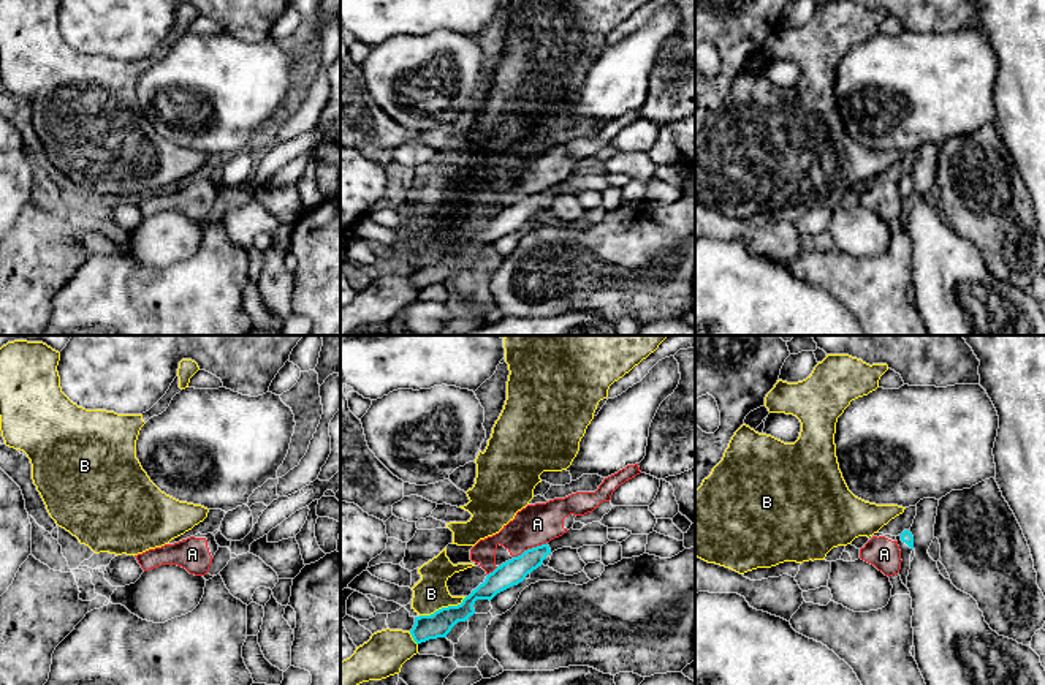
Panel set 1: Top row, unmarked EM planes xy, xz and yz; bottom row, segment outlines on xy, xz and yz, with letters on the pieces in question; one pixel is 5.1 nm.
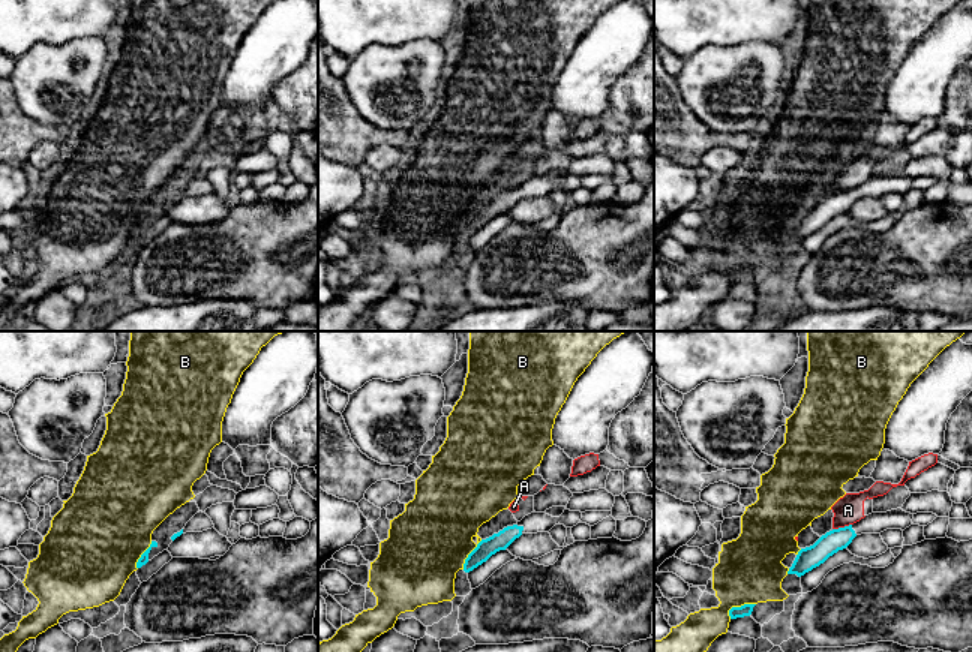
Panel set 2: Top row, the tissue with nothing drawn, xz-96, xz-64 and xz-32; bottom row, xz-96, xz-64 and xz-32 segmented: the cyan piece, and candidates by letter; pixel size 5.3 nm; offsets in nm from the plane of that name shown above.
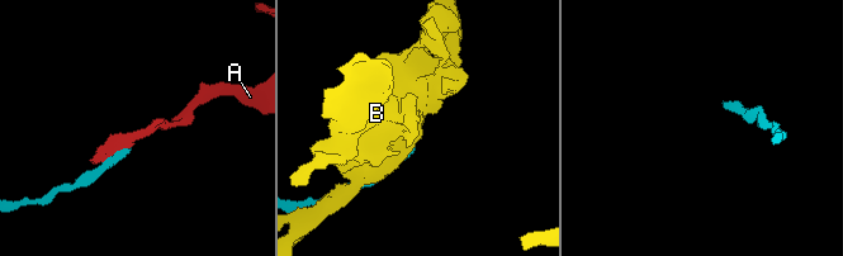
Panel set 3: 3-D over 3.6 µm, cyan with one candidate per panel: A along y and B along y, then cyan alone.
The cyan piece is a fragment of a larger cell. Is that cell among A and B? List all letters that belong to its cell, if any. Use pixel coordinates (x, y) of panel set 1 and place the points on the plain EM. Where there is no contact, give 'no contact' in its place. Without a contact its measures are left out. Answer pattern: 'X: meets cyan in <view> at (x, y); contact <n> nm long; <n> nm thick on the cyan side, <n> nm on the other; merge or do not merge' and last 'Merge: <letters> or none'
A: meets cyan in xz at (529, 195); contact 190 nm long; 130 nm thick on the cyan side, 220 nm on the other; do not merge
B: meets cyan in xz at (442, 253); contact 260 nm long; 130 nm thick on the cyan side, 180 nm on the other; do not merge
Merge: none

